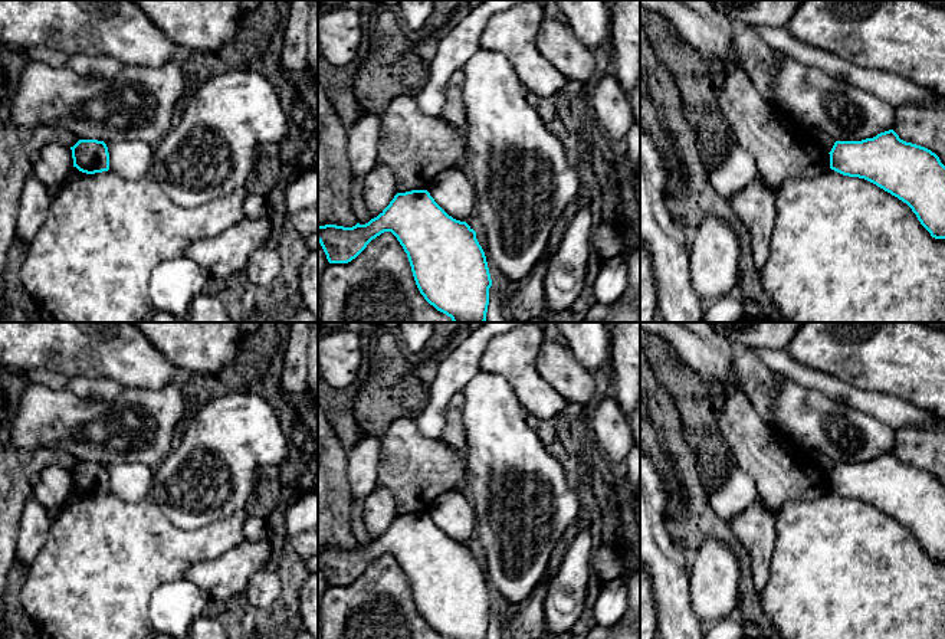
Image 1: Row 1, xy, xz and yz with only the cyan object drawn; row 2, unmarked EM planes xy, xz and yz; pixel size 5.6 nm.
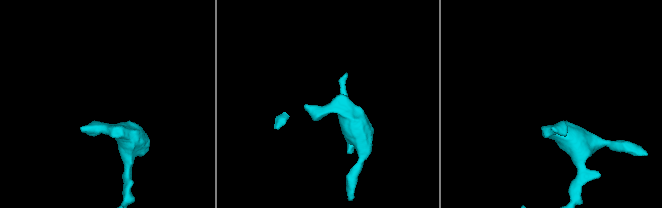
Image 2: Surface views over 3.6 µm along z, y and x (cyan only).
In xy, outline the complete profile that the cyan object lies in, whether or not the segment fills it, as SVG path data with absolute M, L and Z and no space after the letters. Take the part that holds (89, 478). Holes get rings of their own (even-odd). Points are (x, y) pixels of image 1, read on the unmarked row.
M79 462L72 472L73 489L86 497L109 492L109 475L104 463Z

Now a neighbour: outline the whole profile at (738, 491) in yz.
M734 463L722 485L705 494L712 511L729 524L757 499L757 486L754 478Z

